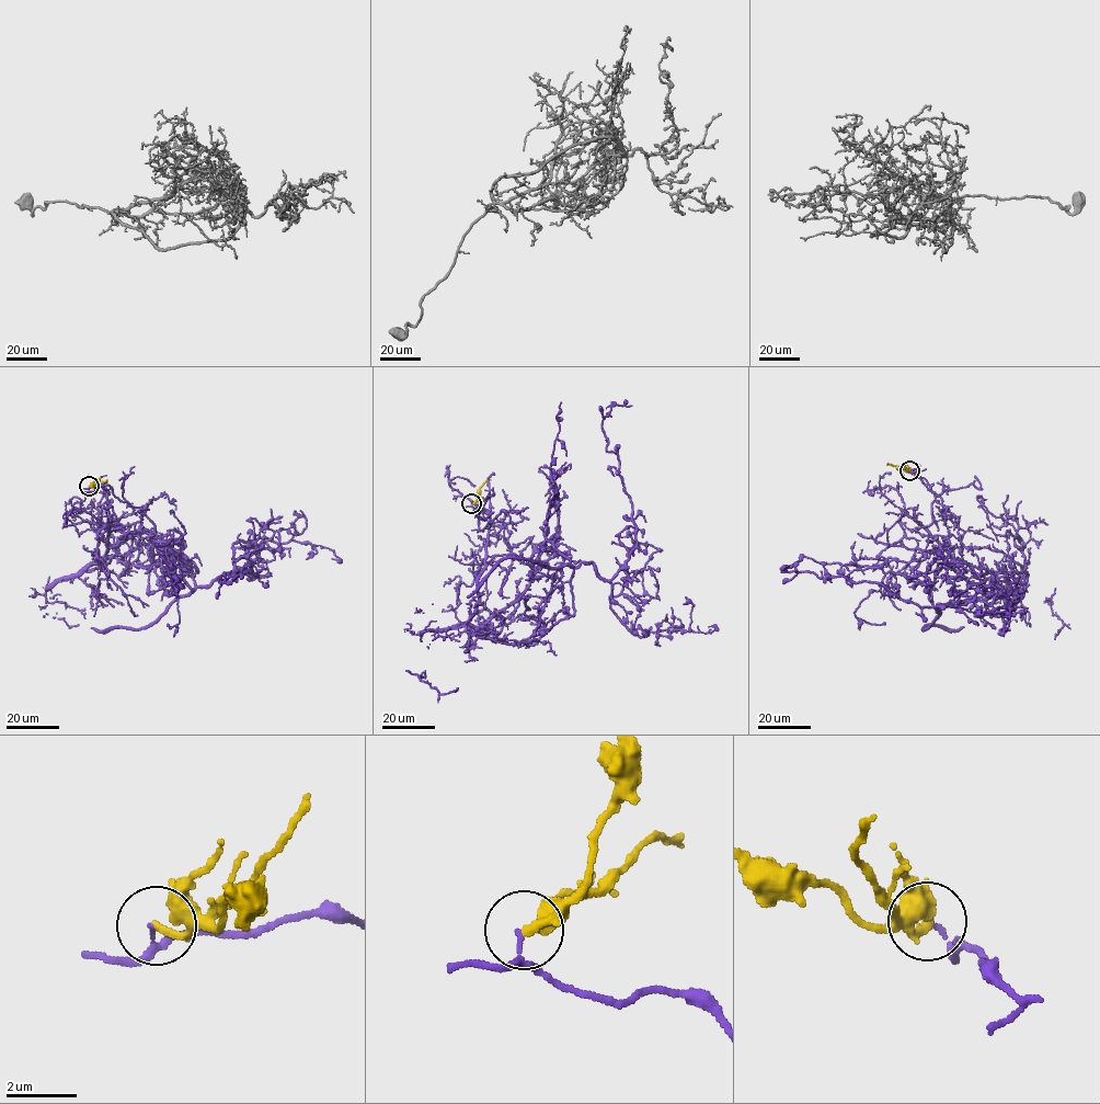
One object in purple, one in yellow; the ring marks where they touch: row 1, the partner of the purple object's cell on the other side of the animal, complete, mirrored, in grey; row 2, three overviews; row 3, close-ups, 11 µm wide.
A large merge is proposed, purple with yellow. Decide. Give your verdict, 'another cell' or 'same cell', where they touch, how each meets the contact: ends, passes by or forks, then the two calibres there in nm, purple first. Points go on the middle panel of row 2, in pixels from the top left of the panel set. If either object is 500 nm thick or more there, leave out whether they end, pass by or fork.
another cell | (471, 503) | purple passes by | yellow ends | 70/280 nm

